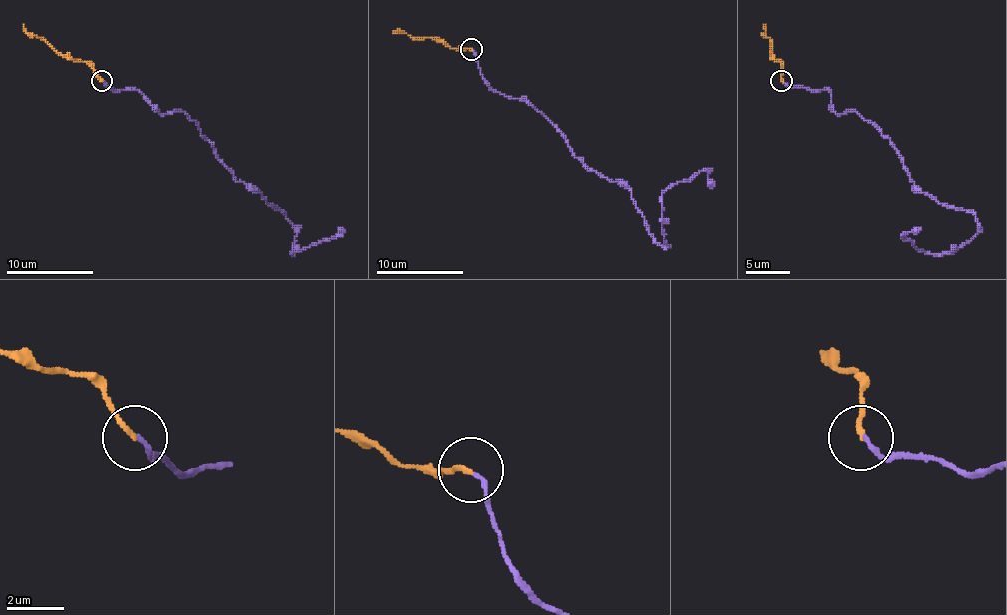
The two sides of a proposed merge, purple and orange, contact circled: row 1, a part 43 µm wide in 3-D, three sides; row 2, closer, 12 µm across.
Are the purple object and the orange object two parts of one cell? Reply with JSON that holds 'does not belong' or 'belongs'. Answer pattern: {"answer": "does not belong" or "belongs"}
{"answer": "belongs"}

